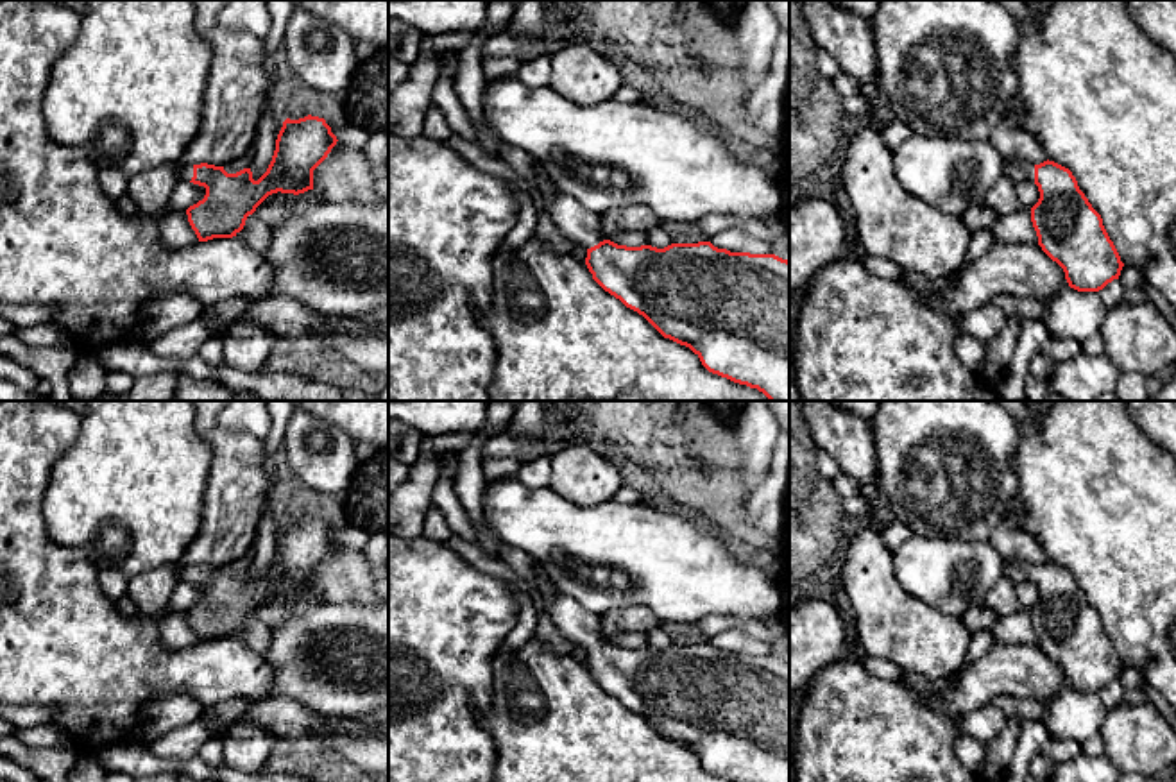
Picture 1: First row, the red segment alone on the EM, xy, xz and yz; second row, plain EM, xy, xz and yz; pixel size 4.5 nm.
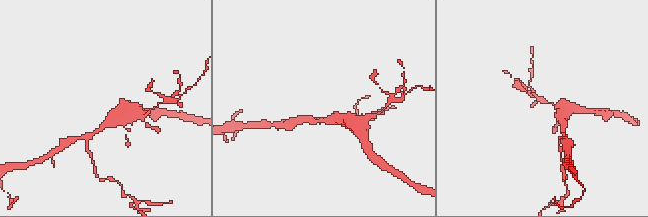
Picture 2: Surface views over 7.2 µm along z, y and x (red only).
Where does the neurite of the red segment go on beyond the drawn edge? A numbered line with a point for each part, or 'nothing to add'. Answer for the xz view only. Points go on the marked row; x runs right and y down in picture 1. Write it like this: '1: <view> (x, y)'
1: xz (579, 224)

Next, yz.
1: yz (1017, 170)

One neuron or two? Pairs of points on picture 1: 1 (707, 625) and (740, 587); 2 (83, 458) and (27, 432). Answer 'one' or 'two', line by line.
1: two
2: two

